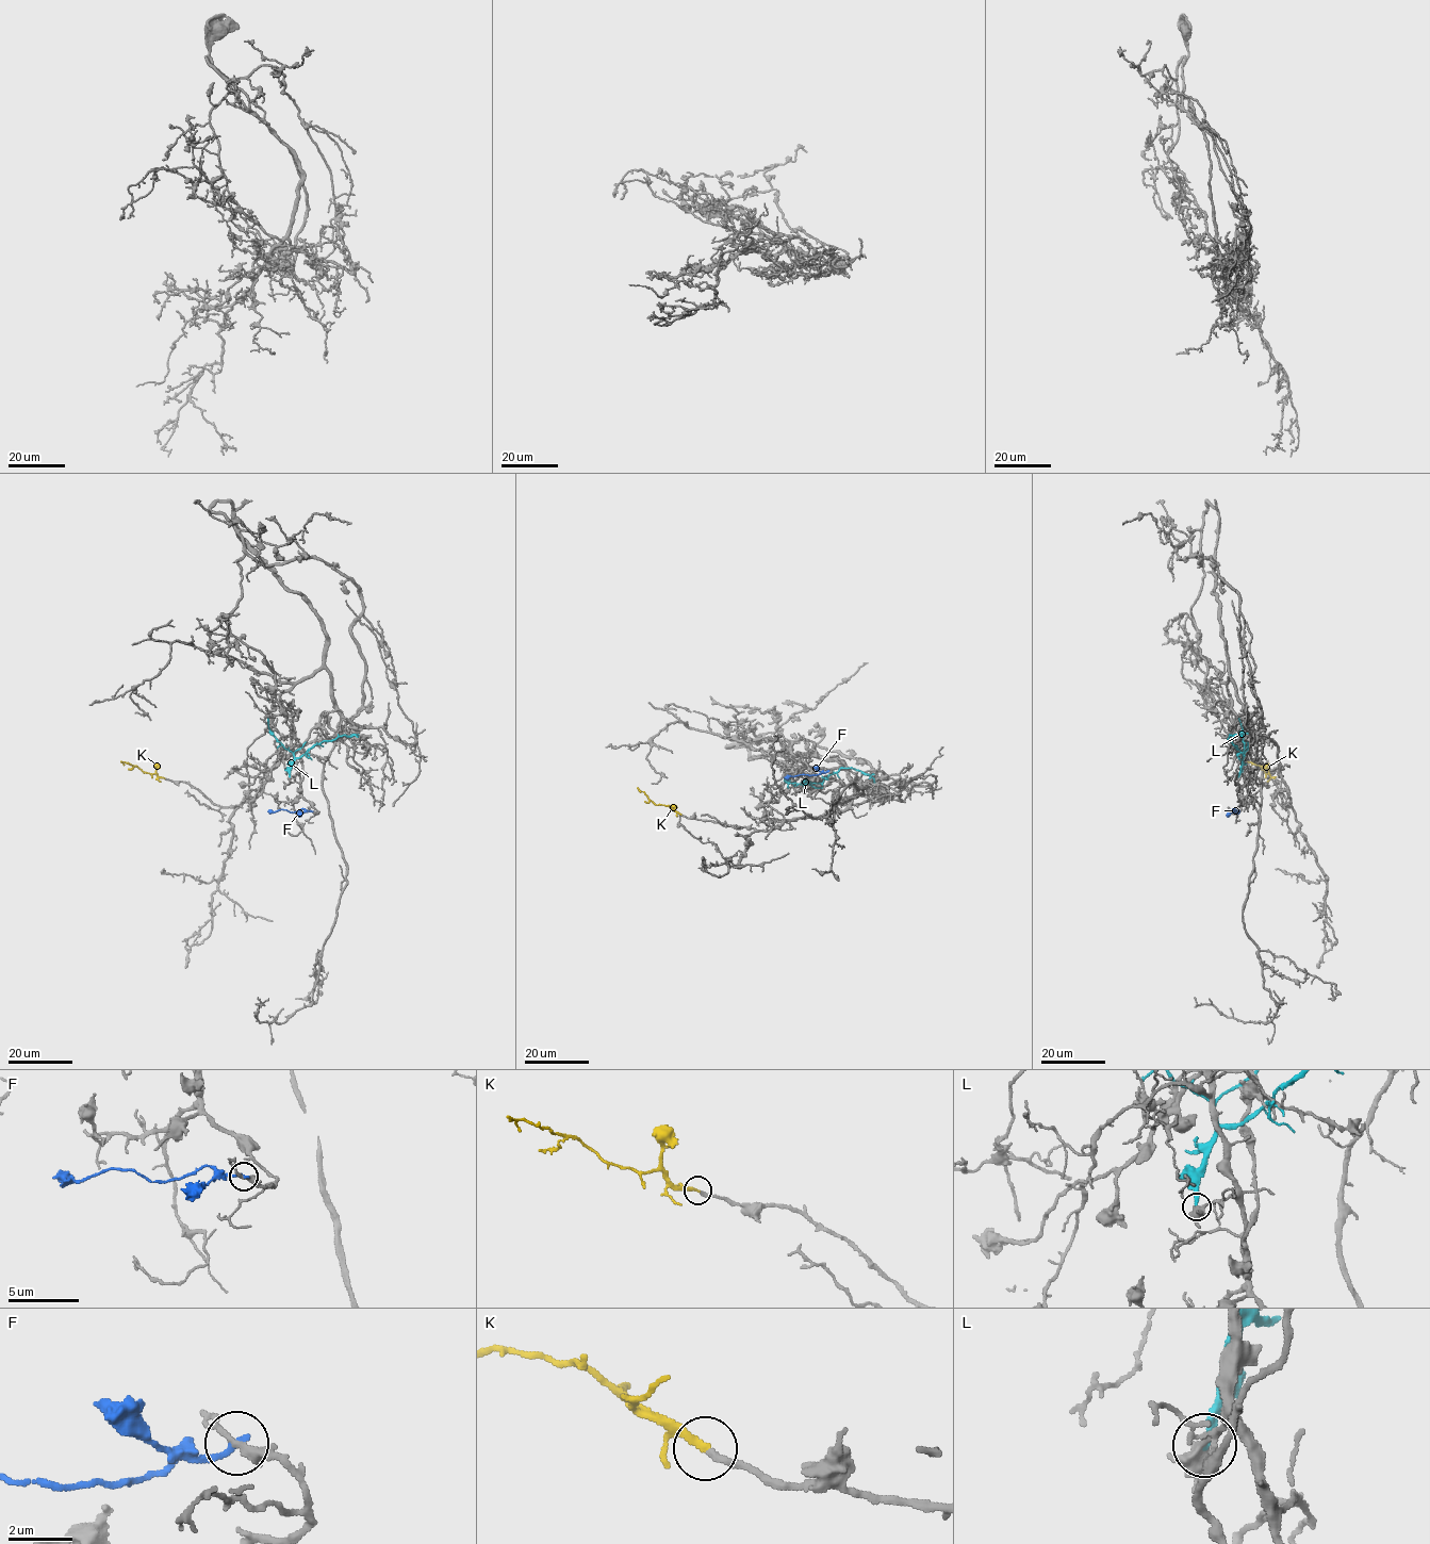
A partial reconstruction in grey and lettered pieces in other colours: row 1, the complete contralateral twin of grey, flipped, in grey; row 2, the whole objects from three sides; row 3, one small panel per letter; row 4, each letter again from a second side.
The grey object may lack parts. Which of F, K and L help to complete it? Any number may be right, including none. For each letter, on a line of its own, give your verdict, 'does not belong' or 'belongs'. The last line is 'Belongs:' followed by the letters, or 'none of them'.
F: does not belong
K: belongs
L: does not belong
Belongs: K

